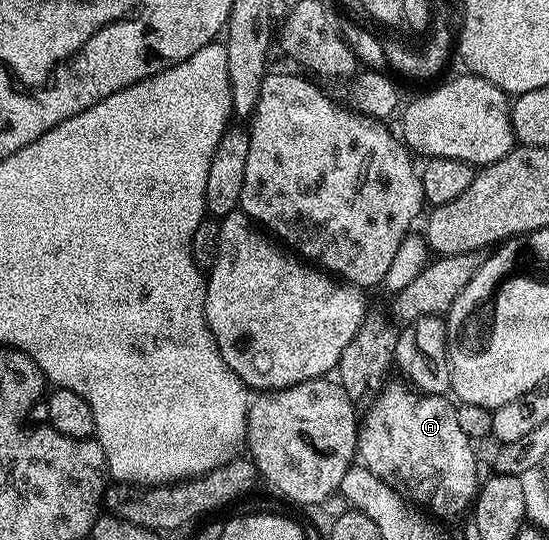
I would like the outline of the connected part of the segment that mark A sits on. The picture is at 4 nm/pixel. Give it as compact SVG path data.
M392 385L379 394L374 403L376 405L358 432L356 453L361 464L365 465L368 471L372 471L376 479L384 479L388 487L395 489L401 497L405 497L415 506L430 505L429 512L435 518L460 516L465 509L467 512L473 506L479 483L476 479L476 459L472 443L470 437L464 435L460 422L456 420L458 411L455 402L446 395L420 395L415 397L415 400L400 386Z

